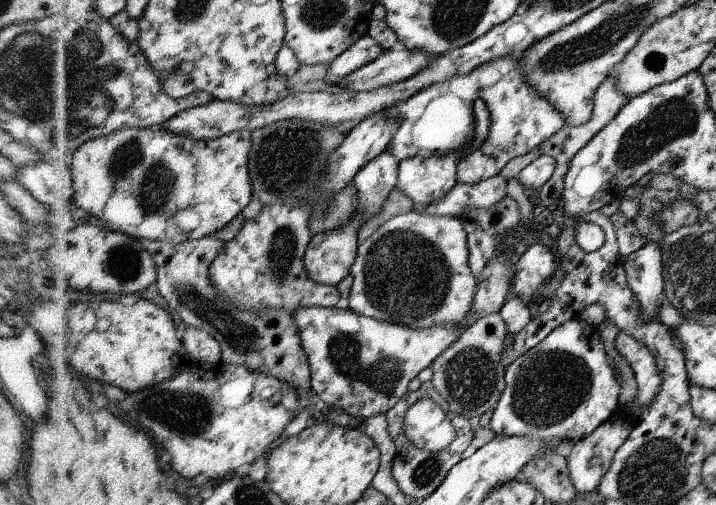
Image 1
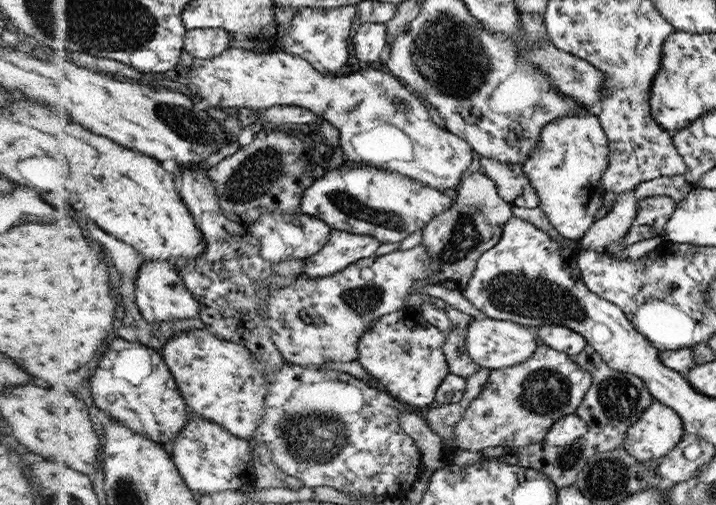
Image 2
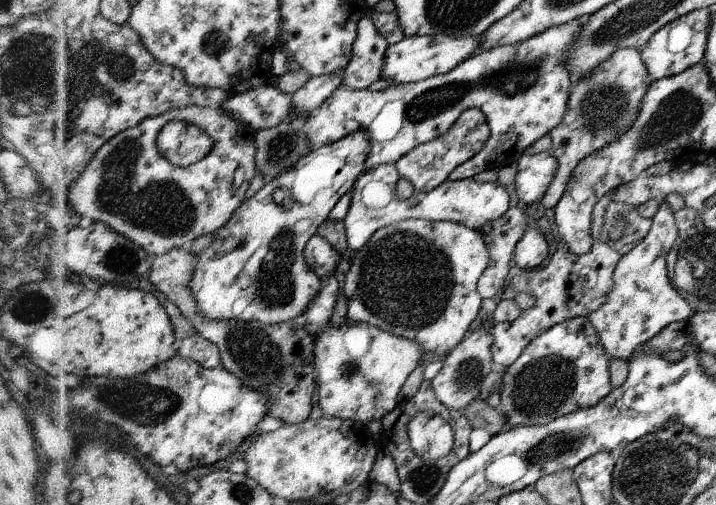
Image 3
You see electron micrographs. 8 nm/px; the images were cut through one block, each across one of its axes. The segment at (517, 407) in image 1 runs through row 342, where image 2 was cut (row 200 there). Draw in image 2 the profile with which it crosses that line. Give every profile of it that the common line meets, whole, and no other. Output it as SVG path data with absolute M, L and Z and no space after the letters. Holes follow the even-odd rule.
M595 110L590 112L579 111L572 116L561 116L547 126L541 132L539 144L533 154L522 163L522 171L528 177L530 185L534 187L540 206L537 208L547 214L550 224L563 238L570 241L579 242L583 239L591 228L591 224L596 222L596 212L602 206L602 188L600 180L610 163L610 141L596 116Z

